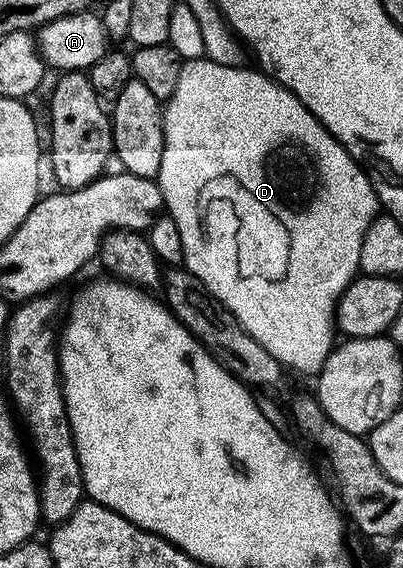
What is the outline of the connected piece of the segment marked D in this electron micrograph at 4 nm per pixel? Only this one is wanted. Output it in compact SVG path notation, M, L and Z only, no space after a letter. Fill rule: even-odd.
M205 57L187 59L180 69L180 81L176 81L176 93L165 100L162 124L164 125L164 161L160 161L160 173L157 185L162 191L162 202L165 210L176 221L180 229L180 238L184 240L184 257L182 262L187 271L192 272L240 321L242 328L283 368L299 371L302 375L317 376L324 361L335 346L336 308L338 299L346 286L359 274L360 245L364 245L364 233L368 233L368 225L380 214L380 204L374 185L367 177L361 163L357 163L324 129L324 125L308 110L286 87L281 87L269 75L261 70L245 71L245 66L229 67L218 65Z

